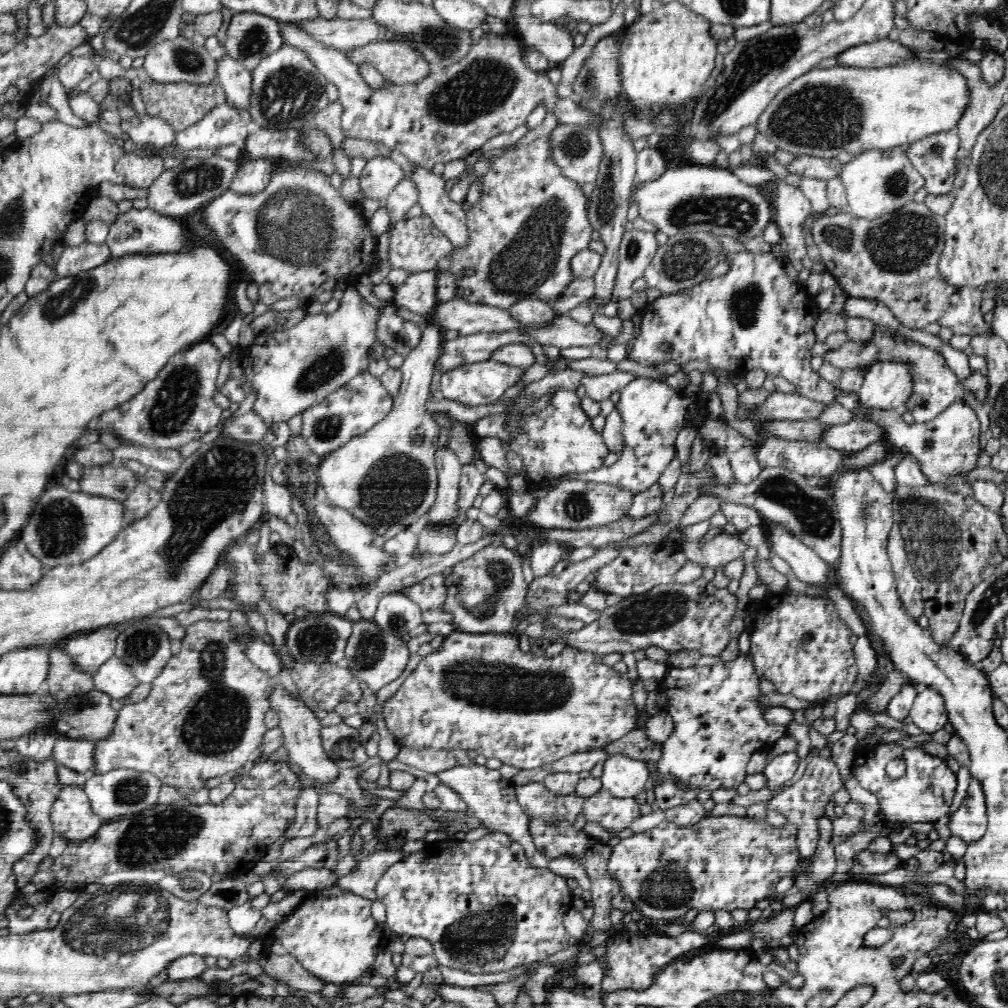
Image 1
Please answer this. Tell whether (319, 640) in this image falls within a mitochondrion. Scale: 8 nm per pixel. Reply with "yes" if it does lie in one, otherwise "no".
yes

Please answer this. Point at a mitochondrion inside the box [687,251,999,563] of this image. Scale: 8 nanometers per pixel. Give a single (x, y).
(814, 513)

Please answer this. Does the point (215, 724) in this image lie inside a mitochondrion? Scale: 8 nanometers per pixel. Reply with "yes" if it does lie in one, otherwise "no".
yes

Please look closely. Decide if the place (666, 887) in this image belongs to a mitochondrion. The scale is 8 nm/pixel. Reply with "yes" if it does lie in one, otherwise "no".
yes

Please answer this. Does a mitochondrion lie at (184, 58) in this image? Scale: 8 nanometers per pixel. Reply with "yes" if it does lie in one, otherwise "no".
yes

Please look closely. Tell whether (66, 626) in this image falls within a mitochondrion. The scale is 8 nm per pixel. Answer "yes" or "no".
no

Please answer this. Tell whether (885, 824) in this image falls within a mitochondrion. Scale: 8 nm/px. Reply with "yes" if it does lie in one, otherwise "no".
no

